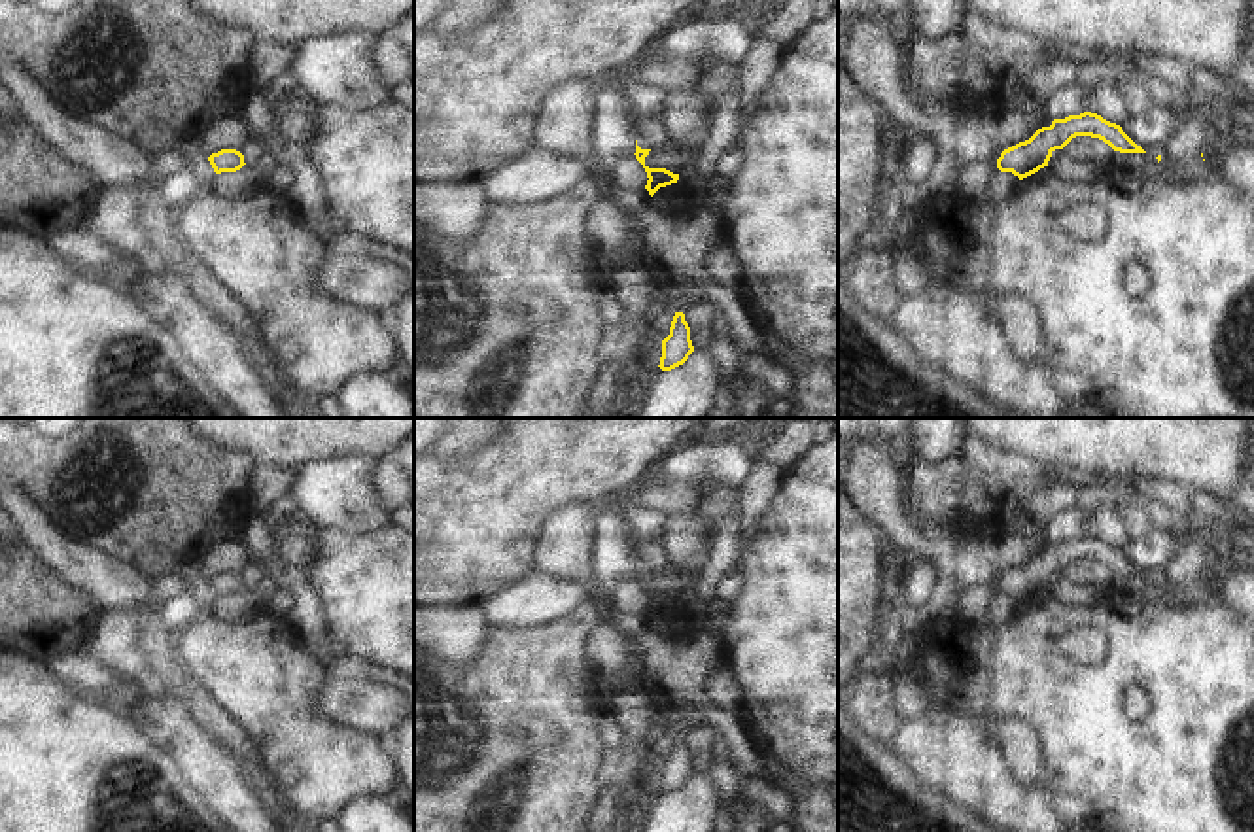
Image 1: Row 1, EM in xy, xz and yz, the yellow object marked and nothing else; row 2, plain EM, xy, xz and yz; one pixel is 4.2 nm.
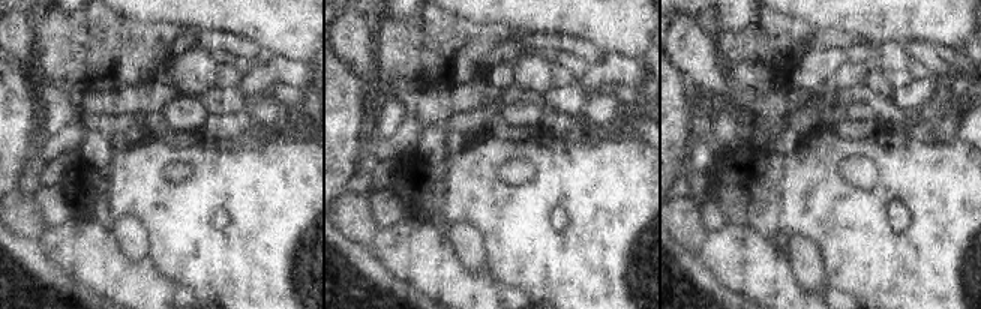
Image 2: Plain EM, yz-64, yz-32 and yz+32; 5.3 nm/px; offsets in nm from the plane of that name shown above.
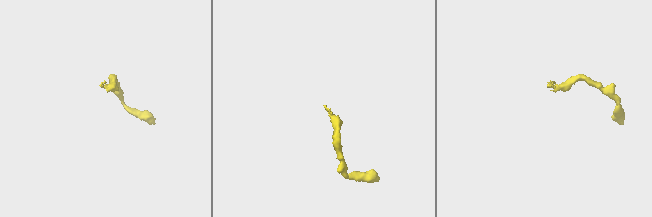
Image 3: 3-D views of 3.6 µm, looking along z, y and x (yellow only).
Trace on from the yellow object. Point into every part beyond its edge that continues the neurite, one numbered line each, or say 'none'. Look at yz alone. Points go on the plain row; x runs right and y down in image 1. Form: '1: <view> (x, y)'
none

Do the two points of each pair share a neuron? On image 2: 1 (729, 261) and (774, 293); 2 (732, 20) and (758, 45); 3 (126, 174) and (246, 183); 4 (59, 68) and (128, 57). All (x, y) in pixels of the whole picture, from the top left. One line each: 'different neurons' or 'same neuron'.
1: same neuron
2: different neurons
3: same neuron
4: same neuron

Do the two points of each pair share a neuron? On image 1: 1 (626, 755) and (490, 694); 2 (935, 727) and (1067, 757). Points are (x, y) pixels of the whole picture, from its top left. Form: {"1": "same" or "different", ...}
{"1": "different", "2": "different"}

